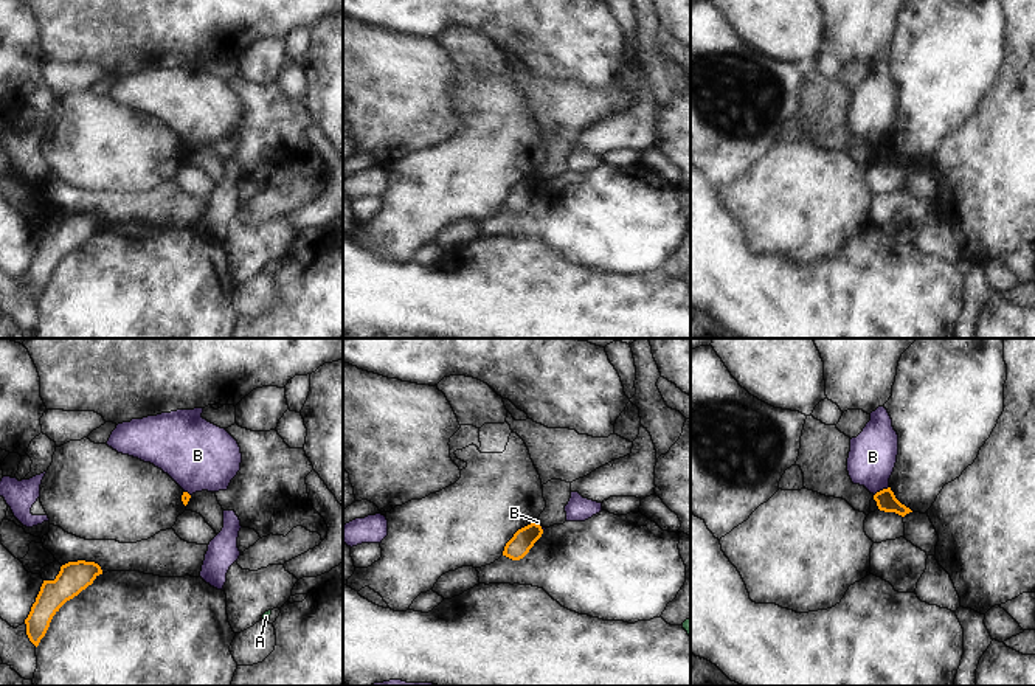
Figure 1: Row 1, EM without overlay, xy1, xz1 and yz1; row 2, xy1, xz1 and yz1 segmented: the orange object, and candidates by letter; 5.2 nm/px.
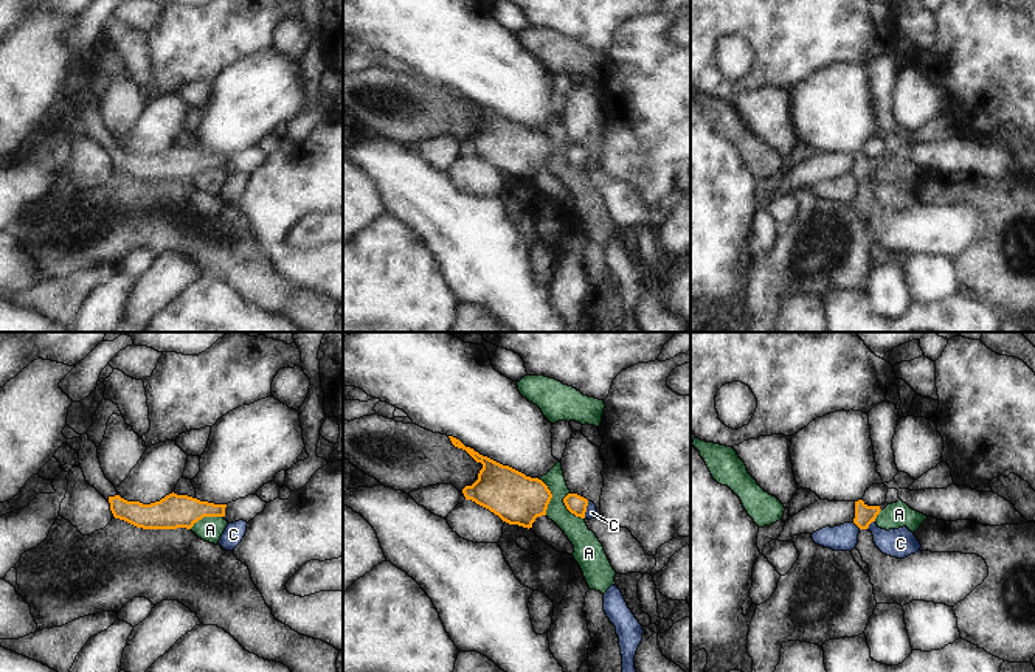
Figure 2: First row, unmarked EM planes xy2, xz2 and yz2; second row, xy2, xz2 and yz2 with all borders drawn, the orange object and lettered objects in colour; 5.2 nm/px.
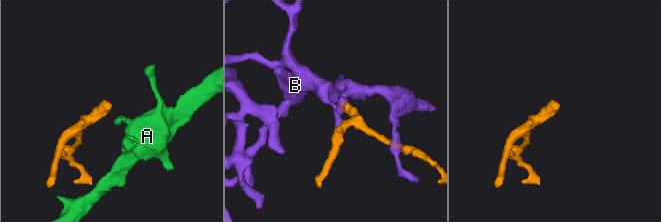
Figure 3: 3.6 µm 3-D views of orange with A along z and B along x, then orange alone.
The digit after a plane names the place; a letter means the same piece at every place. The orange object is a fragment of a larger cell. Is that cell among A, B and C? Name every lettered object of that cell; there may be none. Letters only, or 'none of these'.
none of these

